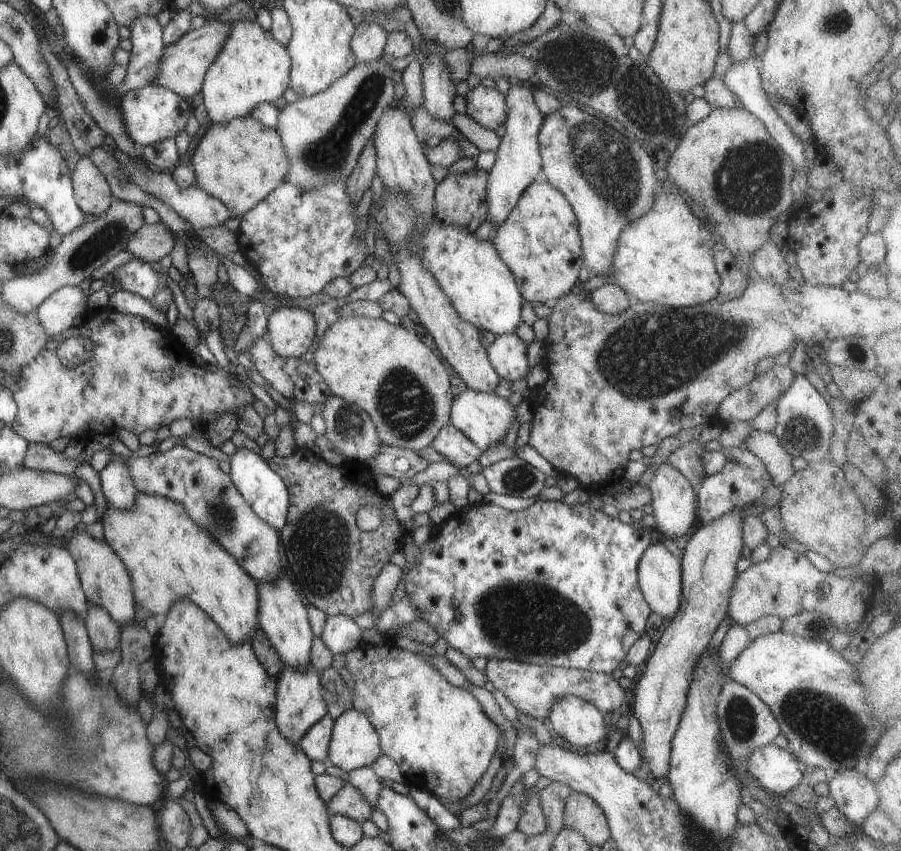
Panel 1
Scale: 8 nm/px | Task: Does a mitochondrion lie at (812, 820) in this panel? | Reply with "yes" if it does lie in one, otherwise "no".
no

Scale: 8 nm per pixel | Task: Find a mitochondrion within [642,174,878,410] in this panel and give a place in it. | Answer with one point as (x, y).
(858, 355)

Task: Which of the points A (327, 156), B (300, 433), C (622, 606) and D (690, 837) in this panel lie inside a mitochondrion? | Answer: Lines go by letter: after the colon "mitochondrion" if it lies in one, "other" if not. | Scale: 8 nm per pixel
A: mitochondrion
B: other
C: other
D: mitochondrion

